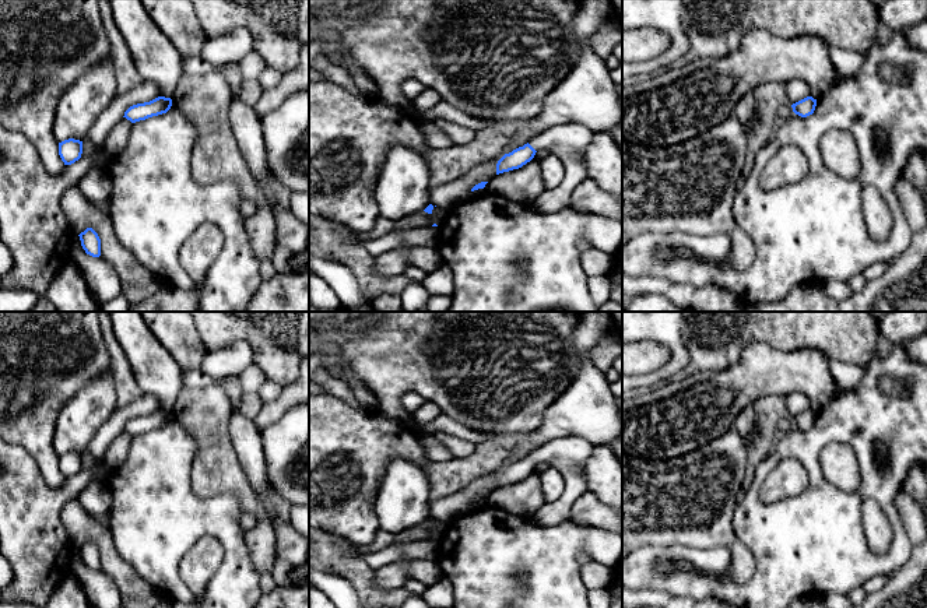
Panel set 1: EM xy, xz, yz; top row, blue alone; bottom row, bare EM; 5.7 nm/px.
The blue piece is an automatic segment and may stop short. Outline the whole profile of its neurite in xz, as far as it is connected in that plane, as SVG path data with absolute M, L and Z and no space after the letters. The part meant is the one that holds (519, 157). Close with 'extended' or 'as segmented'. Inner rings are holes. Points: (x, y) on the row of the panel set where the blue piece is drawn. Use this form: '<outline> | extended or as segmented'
M580 123L552 126L533 137L527 144L505 154L496 164L496 175L519 169L530 162L538 150L548 150L565 166L562 183L545 190L533 207L541 212L554 212L570 205L575 187L587 178L584 150L593 138L593 131Z | extended

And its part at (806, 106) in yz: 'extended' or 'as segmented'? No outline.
as segmented

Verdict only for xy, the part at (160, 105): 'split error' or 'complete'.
complete

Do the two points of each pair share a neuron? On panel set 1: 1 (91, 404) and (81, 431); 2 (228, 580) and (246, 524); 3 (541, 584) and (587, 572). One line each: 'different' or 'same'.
1: same
2: different
3: different

